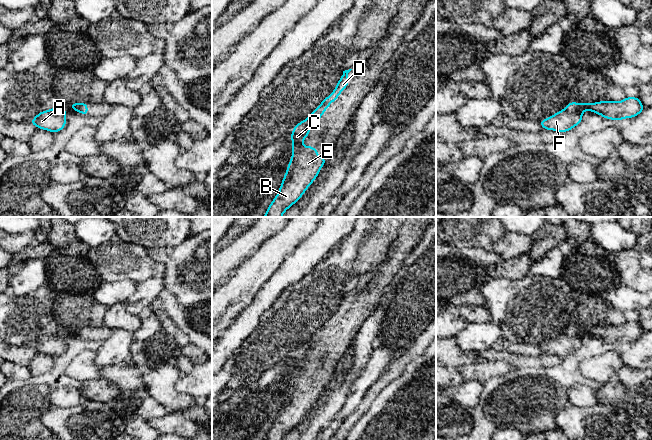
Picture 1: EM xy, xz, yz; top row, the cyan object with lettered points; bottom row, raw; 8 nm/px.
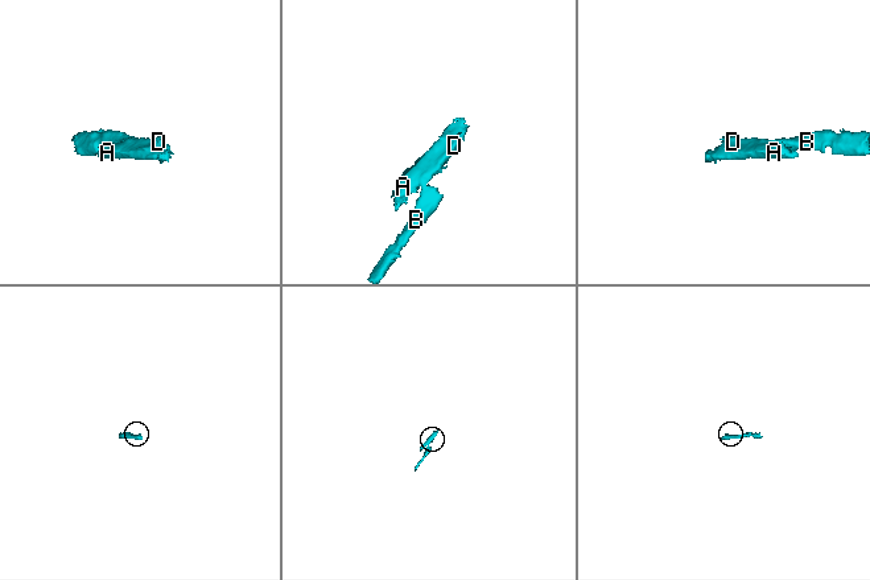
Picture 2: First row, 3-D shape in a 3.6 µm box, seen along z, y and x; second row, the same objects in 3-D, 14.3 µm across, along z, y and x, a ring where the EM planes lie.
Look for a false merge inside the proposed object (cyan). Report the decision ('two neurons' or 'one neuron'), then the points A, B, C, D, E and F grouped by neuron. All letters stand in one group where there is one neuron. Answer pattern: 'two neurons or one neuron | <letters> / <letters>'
two neurons | A C D F / B E

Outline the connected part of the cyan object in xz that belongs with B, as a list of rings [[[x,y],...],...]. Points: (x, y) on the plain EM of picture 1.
[[[312,370],[291,372],[291,380],[281,411],[264,440],[282,440],[296,427],[320,397],[327,382],[318,379]]]

